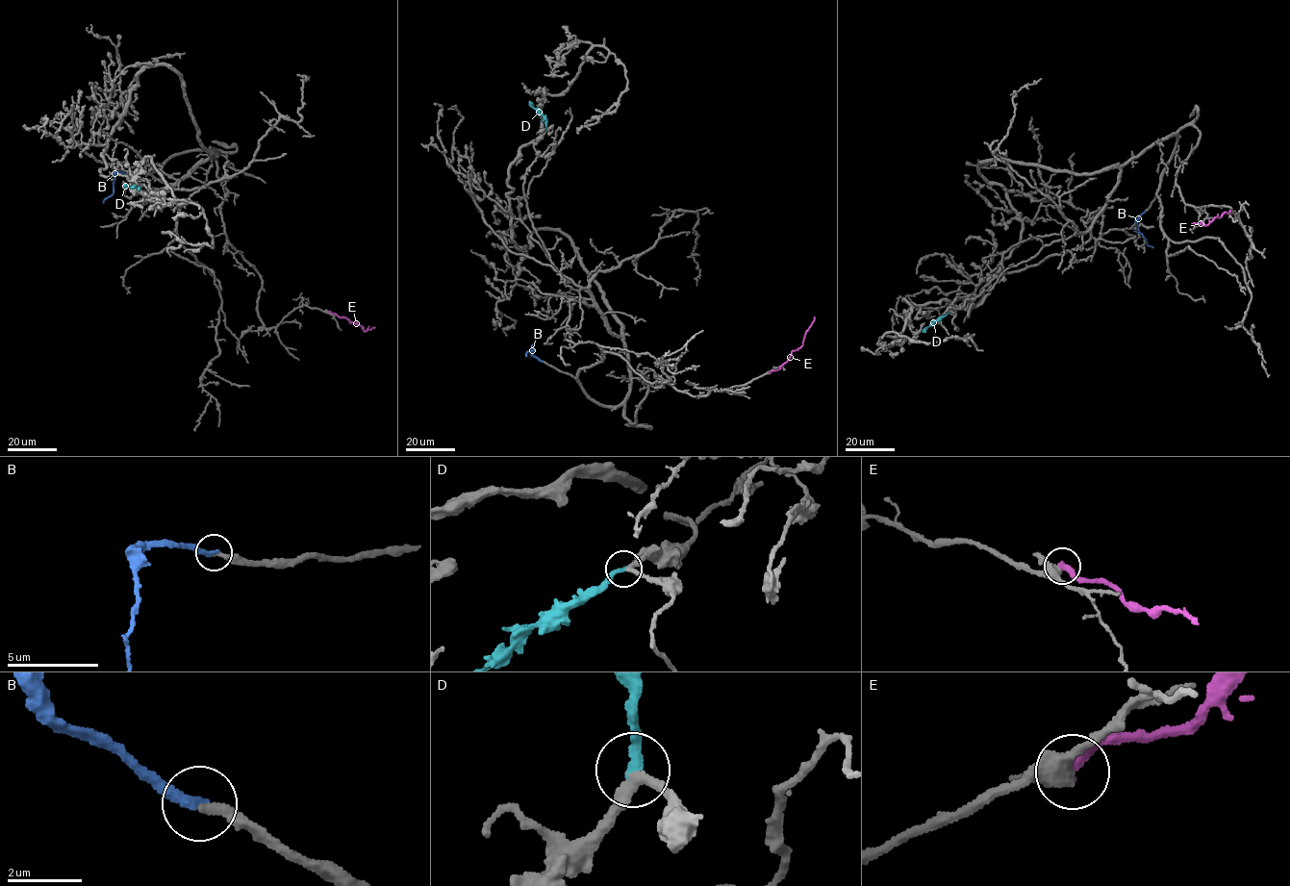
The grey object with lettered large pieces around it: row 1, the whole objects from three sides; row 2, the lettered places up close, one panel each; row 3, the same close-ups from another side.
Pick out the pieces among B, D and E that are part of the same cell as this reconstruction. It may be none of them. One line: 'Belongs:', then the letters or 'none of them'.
Belongs: B, D

